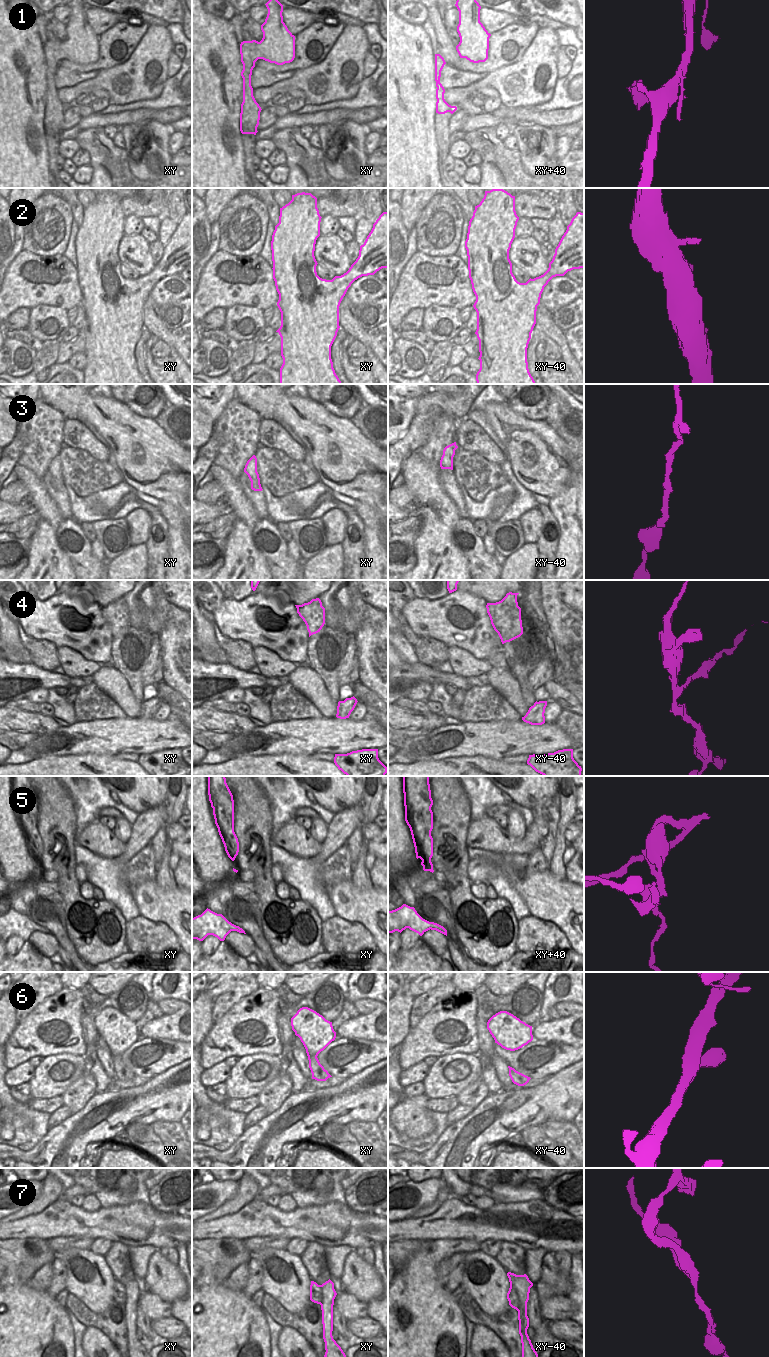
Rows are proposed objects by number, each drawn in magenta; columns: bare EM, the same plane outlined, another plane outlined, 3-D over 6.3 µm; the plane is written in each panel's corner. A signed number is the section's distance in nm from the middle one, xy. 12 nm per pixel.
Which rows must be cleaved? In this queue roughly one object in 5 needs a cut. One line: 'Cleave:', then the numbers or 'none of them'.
Cleave: 5, 7

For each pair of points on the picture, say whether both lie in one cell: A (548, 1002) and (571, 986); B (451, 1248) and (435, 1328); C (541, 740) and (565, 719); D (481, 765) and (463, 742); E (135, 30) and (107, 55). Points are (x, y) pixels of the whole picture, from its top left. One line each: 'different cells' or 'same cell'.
A: same cell
B: same cell
C: different cells
D: different cells
E: same cell

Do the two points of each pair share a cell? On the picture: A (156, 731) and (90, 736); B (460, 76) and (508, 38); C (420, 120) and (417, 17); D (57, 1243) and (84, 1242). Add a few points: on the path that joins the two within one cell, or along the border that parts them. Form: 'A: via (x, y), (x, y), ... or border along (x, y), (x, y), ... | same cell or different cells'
A: via (140, 735), (106, 736) | same cell
B: border along (454, 66), (473, 72), (488, 73) | different cells
C: border along (398, 15), (408, 22), (422, 26) | different cells
D: via (64, 1243), (77, 1242) | same cell

